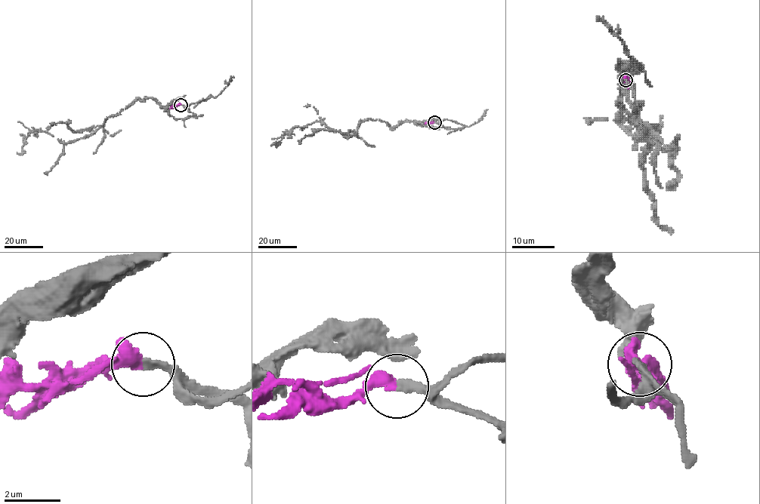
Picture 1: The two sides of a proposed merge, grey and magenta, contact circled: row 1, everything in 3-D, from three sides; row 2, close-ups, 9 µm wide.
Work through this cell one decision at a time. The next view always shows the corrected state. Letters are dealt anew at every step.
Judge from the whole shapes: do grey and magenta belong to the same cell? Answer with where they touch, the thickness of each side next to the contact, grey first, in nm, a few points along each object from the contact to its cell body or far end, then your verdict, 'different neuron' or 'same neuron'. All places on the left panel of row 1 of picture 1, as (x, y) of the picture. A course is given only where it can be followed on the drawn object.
at (180, 105); 240 nm thick on the grey side, 320 nm on the other; grey runs (180, 105), (192, 115), (174, 119), (152, 99), (137, 99), (103, 124), (30, 131), (16, 152); magenta runs (180, 105), (169, 108); same neuron

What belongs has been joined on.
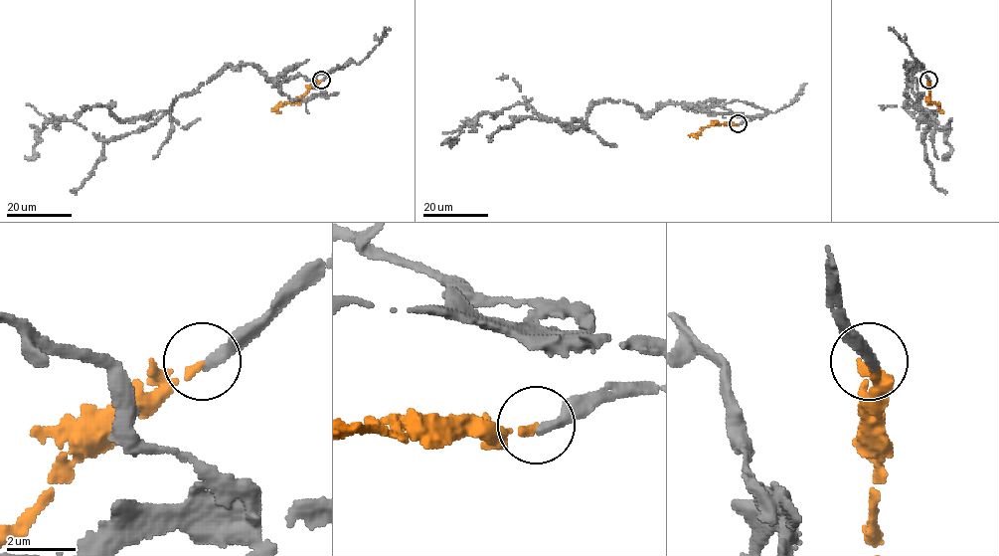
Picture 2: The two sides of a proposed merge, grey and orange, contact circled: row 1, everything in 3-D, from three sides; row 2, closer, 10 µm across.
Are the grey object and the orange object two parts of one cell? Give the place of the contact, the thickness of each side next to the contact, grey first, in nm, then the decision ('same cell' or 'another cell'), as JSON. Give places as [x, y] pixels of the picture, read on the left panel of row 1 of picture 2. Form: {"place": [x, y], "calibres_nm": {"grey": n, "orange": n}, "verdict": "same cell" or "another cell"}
{"place": [321, 80], "calibres_nm": {"grey": 320, "orange": 200}, "verdict": "same cell"}

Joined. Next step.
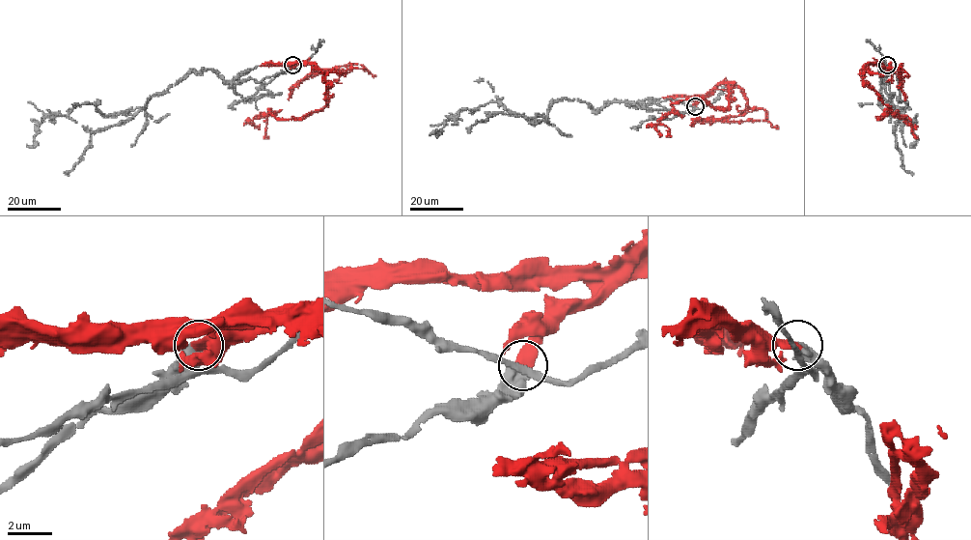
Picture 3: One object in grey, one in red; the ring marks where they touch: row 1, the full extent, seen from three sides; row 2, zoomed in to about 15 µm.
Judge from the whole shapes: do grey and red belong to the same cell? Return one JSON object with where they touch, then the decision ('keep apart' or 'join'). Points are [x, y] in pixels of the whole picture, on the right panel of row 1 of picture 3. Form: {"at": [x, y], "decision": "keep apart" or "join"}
{"at": [887, 65], "decision": "join"}

